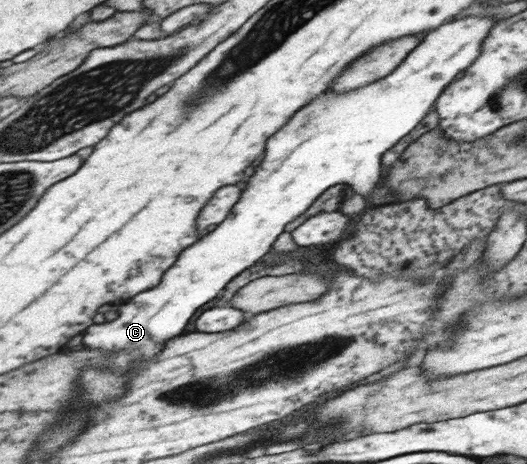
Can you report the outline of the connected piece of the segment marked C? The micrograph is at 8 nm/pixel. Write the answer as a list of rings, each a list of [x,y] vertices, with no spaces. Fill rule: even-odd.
[[[467,16],[459,21],[451,21],[449,25],[441,25],[439,29],[433,29],[433,33],[427,33],[425,39],[407,55],[407,59],[404,59],[403,63],[400,63],[399,67],[387,77],[347,93],[335,93],[331,89],[331,93],[323,93],[321,97],[317,97],[317,101],[313,101],[307,109],[303,109],[297,117],[293,117],[293,123],[289,123],[281,133],[277,133],[271,139],[269,151],[266,151],[267,157],[256,167],[255,174],[248,179],[244,195],[236,205],[232,216],[223,224],[207,232],[197,244],[186,249],[176,265],[165,274],[161,285],[137,295],[131,303],[123,305],[121,317],[117,321],[105,323],[105,325],[93,325],[89,329],[89,333],[85,335],[87,347],[115,351],[115,357],[113,357],[113,367],[107,371],[95,369],[95,367],[85,369],[81,383],[83,383],[87,405],[79,405],[77,409],[81,411],[83,407],[87,409],[89,405],[105,403],[125,395],[127,391],[125,375],[129,371],[129,363],[133,365],[133,361],[151,359],[159,355],[165,349],[165,341],[183,335],[185,327],[189,327],[195,313],[207,303],[221,297],[221,293],[226,291],[236,277],[247,272],[249,268],[258,266],[263,261],[263,257],[271,253],[279,235],[287,231],[287,225],[293,223],[297,217],[301,217],[327,188],[345,184],[353,191],[357,191],[359,195],[365,195],[365,199],[371,203],[391,201],[389,189],[379,187],[381,155],[417,127],[433,107],[441,91],[449,83],[452,84],[459,73],[467,71],[467,67],[480,56],[484,41],[497,22],[497,18]]]

